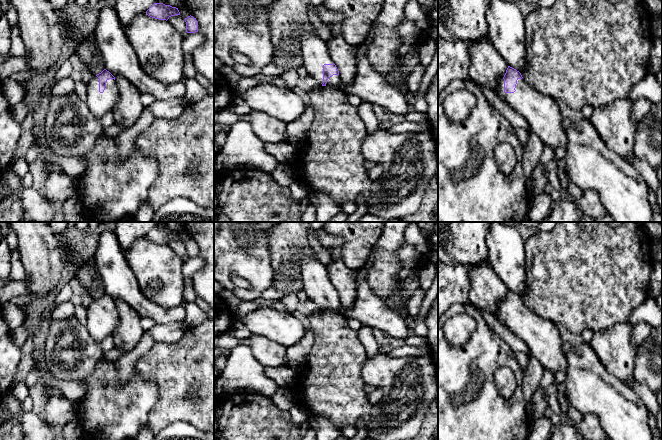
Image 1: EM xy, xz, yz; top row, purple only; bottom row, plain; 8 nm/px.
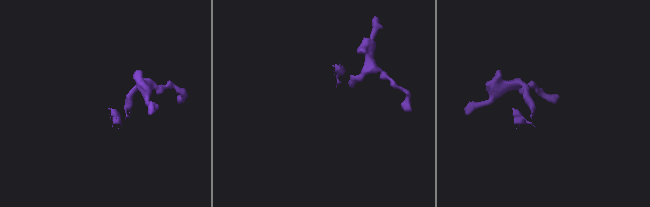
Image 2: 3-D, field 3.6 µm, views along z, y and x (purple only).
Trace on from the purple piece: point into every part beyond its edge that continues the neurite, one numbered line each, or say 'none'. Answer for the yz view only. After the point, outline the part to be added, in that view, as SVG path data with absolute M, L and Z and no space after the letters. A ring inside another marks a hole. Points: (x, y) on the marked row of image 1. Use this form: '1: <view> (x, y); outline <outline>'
1: yz (543, 114); outline M523 78L517 80L514 93L504 92L504 79L497 87L496 94L514 111L528 122L532 134L543 145L566 148L567 133L562 126L563 116L557 101L548 95L537 92Z

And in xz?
1: xz (315, 53); outline M301 34L301 50L304 66L319 85L323 84L323 65L332 64L327 44L316 34Z

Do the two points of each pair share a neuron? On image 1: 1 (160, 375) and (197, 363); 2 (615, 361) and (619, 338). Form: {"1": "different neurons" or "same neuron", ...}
{"1": "same neuron", "2": "same neuron"}

